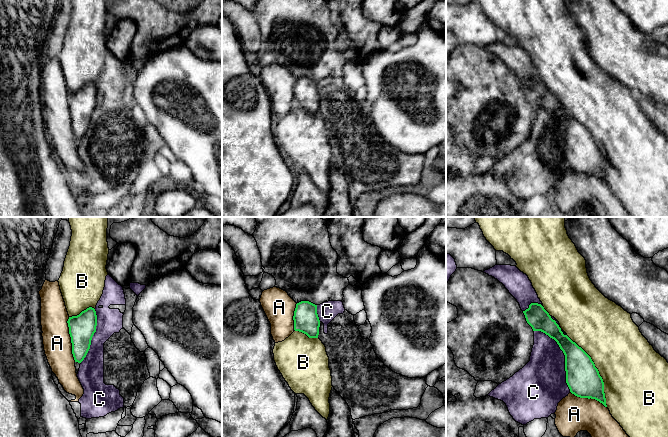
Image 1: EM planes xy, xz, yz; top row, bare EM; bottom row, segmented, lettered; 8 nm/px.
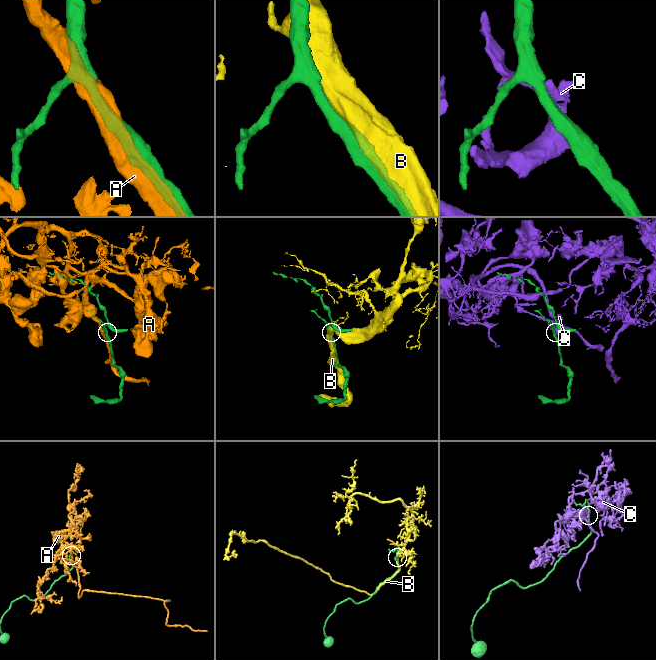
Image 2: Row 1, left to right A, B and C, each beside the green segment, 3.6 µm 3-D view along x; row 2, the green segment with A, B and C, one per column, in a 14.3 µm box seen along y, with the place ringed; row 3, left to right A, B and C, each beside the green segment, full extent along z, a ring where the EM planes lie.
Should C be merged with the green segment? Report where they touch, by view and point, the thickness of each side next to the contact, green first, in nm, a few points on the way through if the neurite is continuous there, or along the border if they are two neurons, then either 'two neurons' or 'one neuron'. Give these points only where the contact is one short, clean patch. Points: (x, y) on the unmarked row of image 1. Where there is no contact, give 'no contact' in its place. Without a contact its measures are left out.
meets green in yz at (565, 132); 280 nm thick on the green side, 360 nm on the other; two neurons

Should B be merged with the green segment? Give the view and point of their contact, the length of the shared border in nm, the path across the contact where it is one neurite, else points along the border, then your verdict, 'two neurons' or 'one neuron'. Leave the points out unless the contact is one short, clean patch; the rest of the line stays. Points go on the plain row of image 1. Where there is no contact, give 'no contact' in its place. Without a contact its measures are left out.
contact yz (597, 146); length 650 nm; one neuron

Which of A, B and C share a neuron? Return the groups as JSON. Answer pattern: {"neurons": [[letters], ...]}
{"neurons": [["A"], ["B"], ["C"]]}

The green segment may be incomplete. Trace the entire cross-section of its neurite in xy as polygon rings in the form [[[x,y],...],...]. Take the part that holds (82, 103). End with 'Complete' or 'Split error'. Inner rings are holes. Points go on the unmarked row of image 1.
[[[70,0],[72,12],[58,56],[69,91],[67,97],[75,138],[86,133],[96,108],[96,81],[108,51],[108,0]]]. Split error

